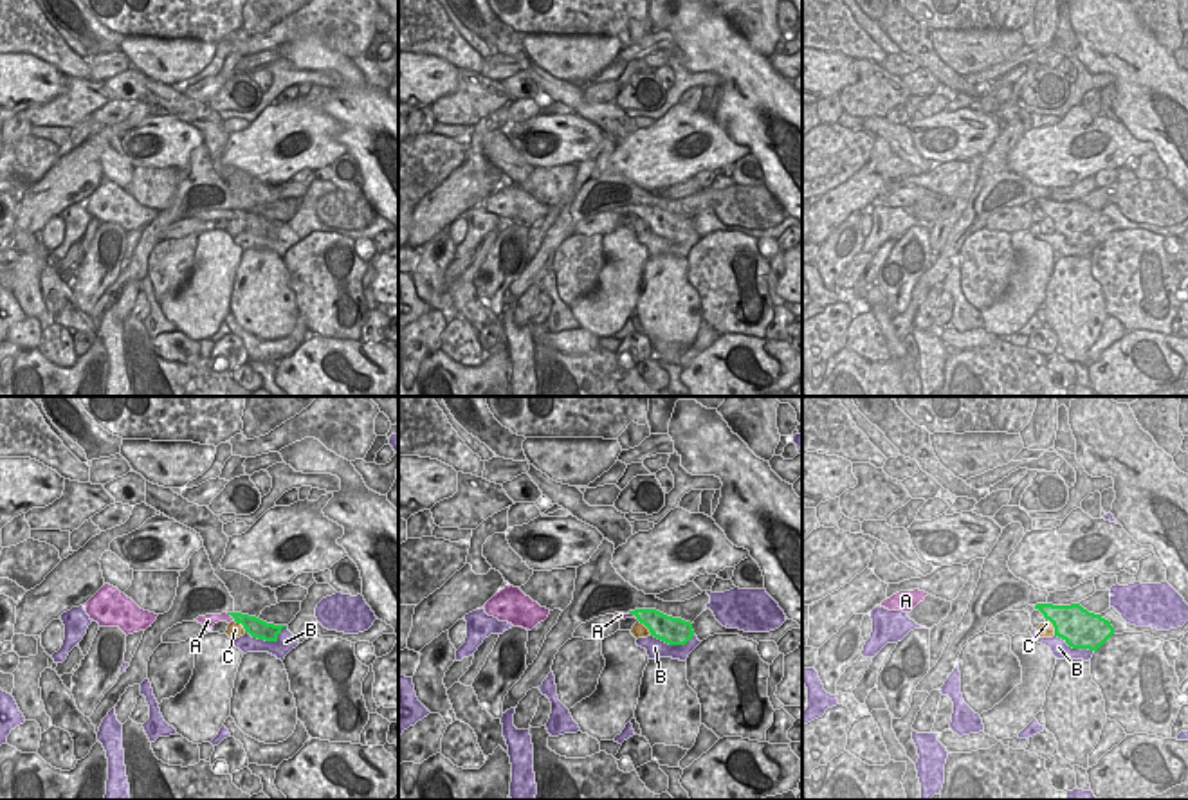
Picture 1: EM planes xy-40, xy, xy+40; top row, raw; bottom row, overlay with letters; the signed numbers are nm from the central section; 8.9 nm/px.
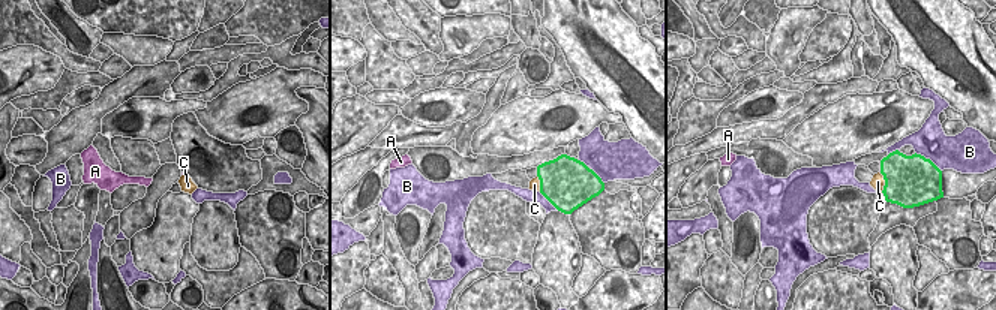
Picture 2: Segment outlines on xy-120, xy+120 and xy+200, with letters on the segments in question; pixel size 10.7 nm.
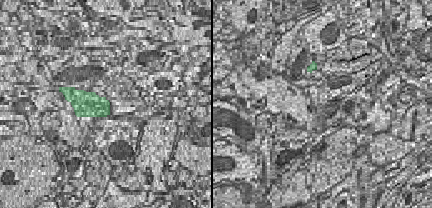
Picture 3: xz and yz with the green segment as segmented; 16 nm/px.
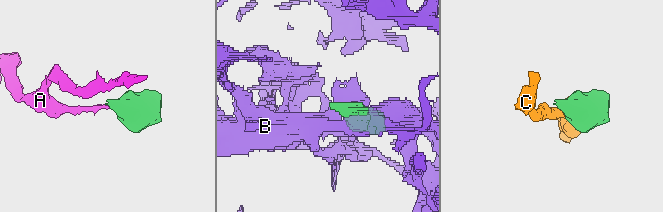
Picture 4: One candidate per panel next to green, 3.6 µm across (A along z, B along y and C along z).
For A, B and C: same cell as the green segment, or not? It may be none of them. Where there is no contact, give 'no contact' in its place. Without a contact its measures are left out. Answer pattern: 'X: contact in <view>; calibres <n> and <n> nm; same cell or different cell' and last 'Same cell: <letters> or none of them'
A: contact in xy-40; calibres 160 and 120 nm; same cell
B: contact in xy-40; calibres 170 and 160 nm; different cell
C: contact in xy+40; calibres 340 and 140 nm; different cell
Same cell: A

